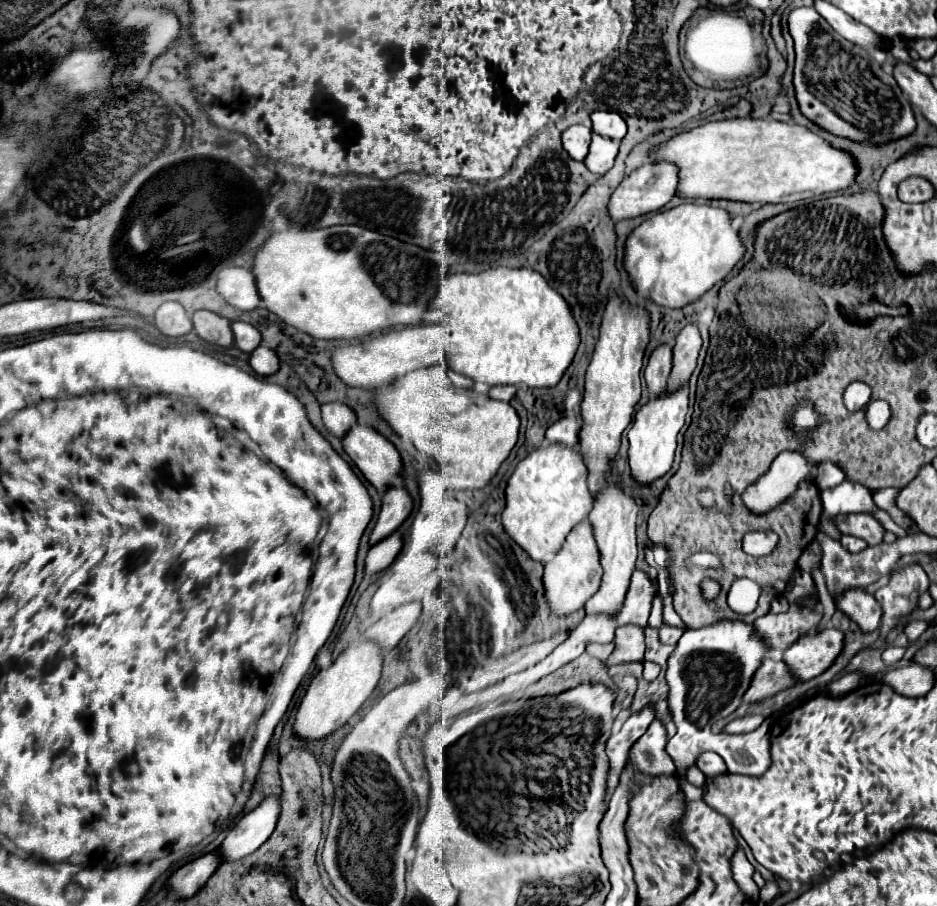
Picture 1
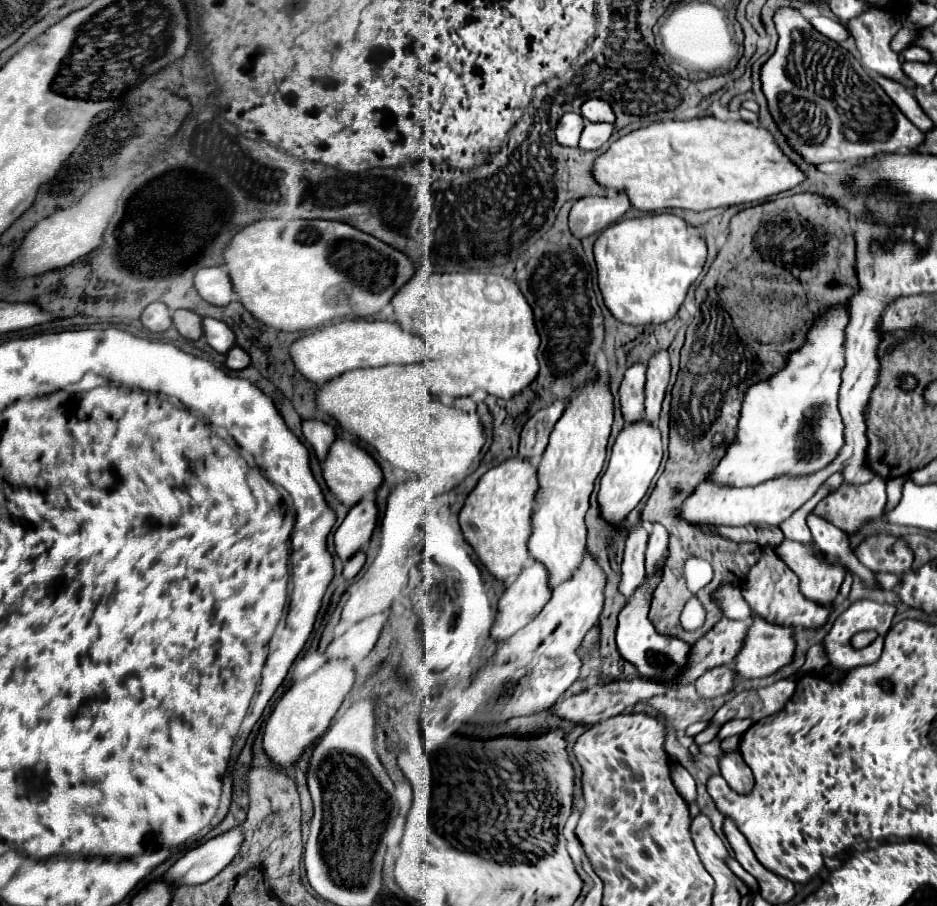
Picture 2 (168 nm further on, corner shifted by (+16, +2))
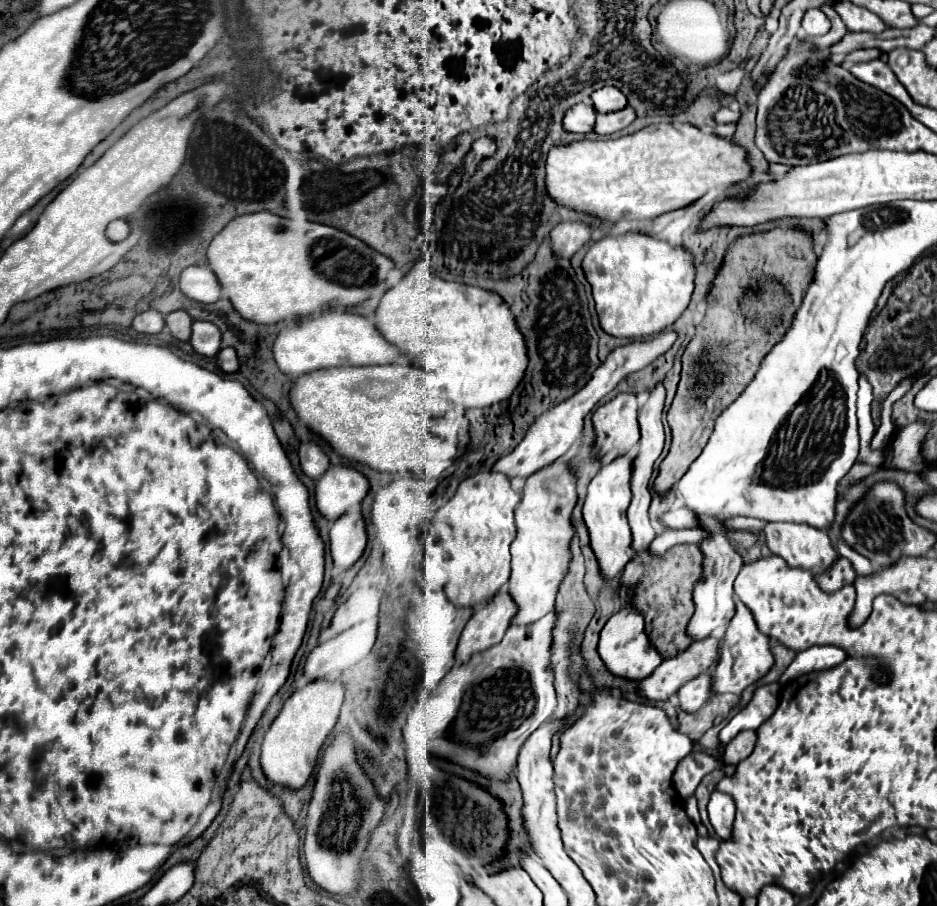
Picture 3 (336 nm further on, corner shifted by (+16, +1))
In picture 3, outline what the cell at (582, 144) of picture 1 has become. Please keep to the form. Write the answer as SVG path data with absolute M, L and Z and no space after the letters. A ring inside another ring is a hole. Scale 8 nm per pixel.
M576 104L564 116L564 128L568 132L586 134L586 132L594 130L594 124L596 124L596 110L594 110L594 106Z

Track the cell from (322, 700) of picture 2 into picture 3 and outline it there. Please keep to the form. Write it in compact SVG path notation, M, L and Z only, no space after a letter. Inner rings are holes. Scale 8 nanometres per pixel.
M316 680L296 690L282 706L262 744L262 770L266 778L282 788L304 788L316 770L318 754L338 722L344 700L344 686L330 680Z

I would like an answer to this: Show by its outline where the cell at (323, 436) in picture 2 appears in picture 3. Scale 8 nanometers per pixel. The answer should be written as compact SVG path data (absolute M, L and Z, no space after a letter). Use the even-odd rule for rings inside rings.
M300 444L298 456L300 456L302 472L312 480L318 480L330 466L328 456L316 444Z

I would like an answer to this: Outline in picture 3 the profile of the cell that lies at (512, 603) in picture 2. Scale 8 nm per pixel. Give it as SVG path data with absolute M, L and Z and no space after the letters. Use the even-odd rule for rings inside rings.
M506 590L498 592L492 600L478 604L460 634L456 648L458 664L464 664L472 658L472 654L484 652L498 644L506 634L506 628L510 626L514 614L516 604Z

